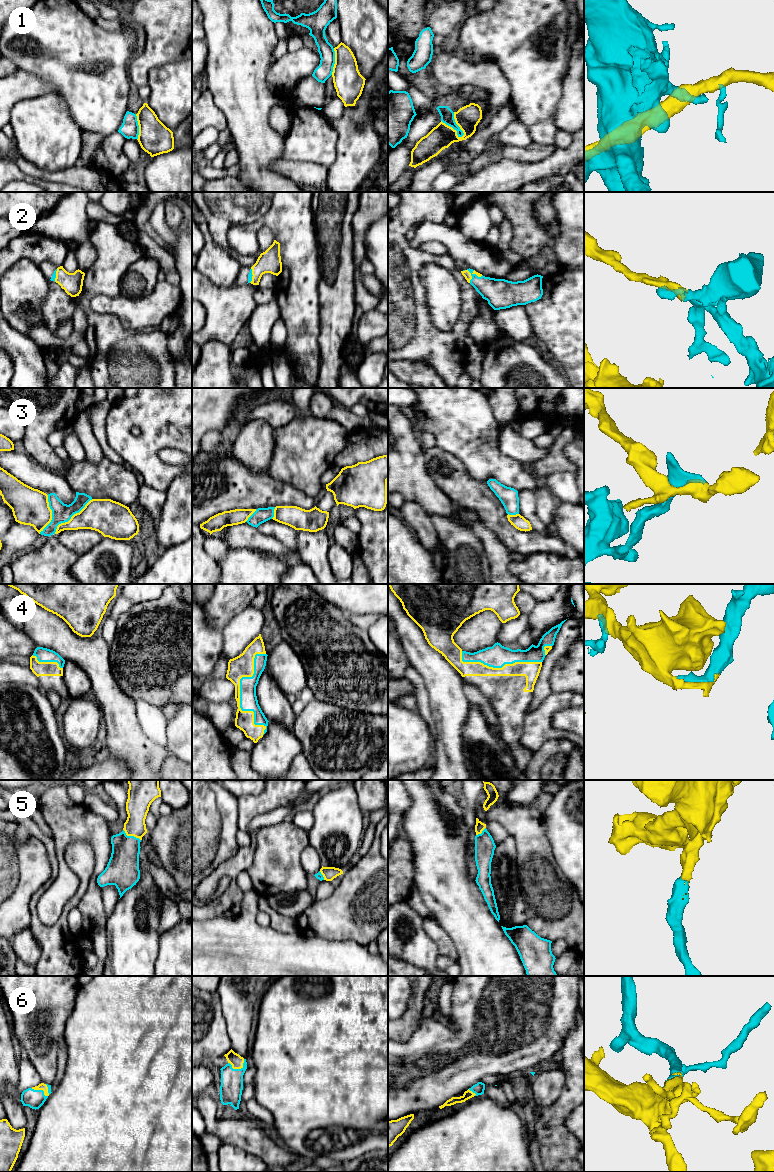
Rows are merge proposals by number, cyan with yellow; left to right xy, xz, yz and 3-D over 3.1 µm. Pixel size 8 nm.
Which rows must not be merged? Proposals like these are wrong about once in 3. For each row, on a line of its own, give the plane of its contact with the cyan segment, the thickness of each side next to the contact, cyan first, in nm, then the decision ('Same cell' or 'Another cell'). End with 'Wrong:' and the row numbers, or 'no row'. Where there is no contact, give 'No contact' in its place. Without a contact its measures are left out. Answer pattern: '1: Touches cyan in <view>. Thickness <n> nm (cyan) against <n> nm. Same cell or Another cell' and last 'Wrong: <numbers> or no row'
1: Touches cyan in yz. Thickness 110 nm (cyan) against 190 nm. Another cell
2: Touches cyan in yz. Thickness 240 nm (cyan) against 60 nm. Same cell
3: Touches cyan in xy. Thickness 160 nm (cyan) against 260 nm. Another cell
4: Touches cyan in xz. Thickness 140 nm (cyan) against 170 nm. Same cell
5: Touches cyan in xy. Thickness 260 nm (cyan) against 190 nm. Same cell
6: Touches cyan in xy. Thickness 150 nm (cyan) against 60 nm. Same cell
Wrong: 1, 3

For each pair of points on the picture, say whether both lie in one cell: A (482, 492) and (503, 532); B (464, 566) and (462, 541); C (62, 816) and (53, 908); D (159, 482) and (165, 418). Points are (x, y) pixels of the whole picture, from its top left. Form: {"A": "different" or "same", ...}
{"A": "same", "B": "same", "C": "same", "D": "same"}

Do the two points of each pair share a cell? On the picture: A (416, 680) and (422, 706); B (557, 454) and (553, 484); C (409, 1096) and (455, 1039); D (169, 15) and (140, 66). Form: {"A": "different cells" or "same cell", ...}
{"A": "same cell", "B": "different cells", "C": "same cell", "D": "same cell"}

